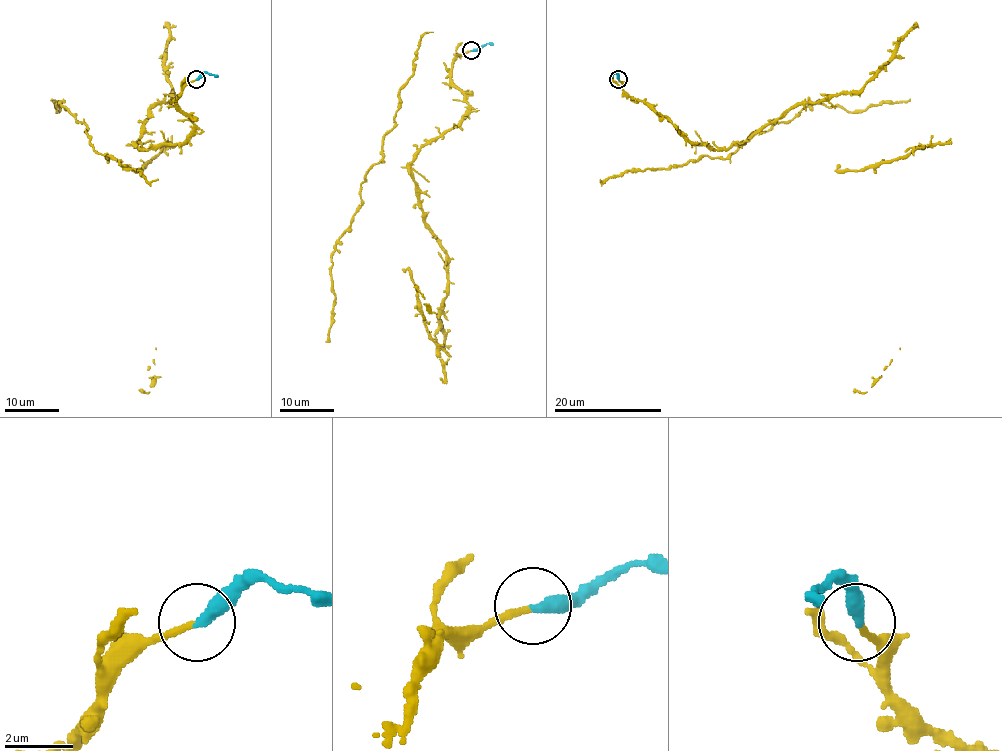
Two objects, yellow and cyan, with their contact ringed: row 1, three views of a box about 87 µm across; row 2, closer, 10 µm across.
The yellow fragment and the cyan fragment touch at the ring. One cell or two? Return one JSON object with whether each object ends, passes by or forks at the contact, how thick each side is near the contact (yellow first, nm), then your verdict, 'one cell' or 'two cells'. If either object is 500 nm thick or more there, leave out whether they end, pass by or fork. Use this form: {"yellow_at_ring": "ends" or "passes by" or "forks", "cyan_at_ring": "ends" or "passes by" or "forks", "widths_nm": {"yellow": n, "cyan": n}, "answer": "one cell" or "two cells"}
{"yellow_at_ring": "ends", "cyan_at_ring": "ends", "widths_nm": {"yellow": 200, "cyan": 360}, "answer": "one cell"}

